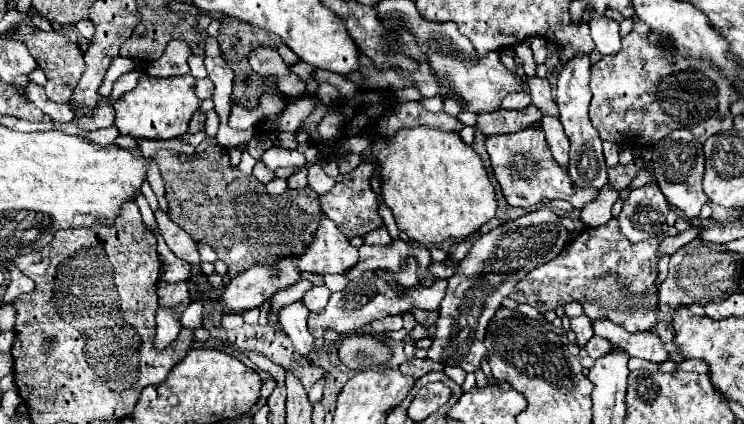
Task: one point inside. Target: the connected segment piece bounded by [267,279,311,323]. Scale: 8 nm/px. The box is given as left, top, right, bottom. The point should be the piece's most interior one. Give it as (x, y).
(281, 298)

